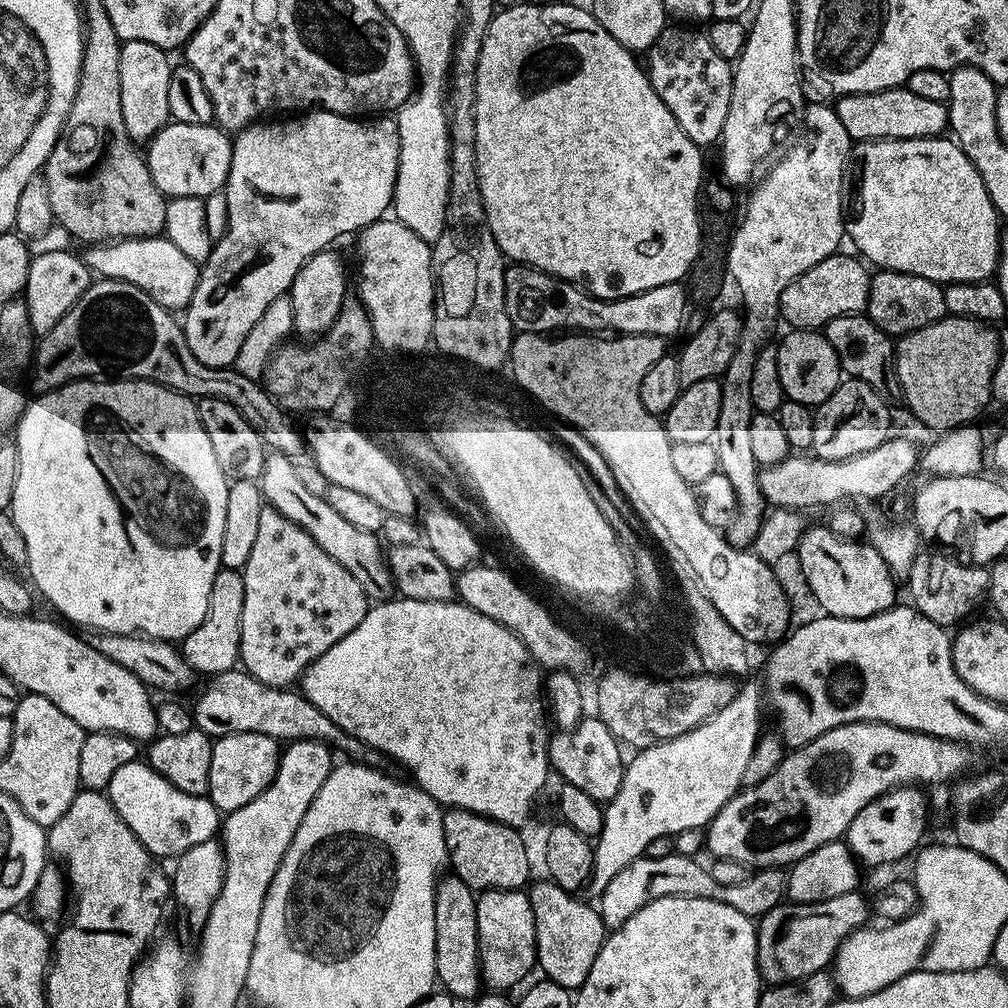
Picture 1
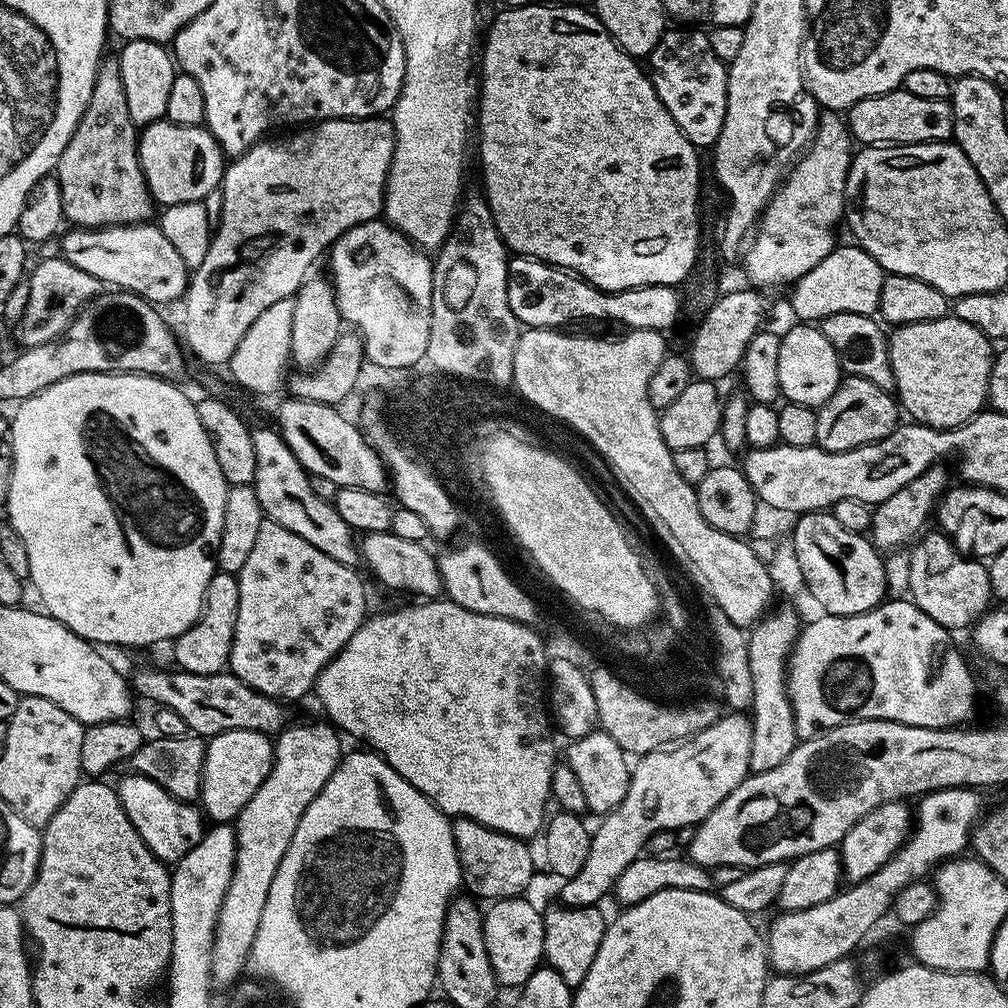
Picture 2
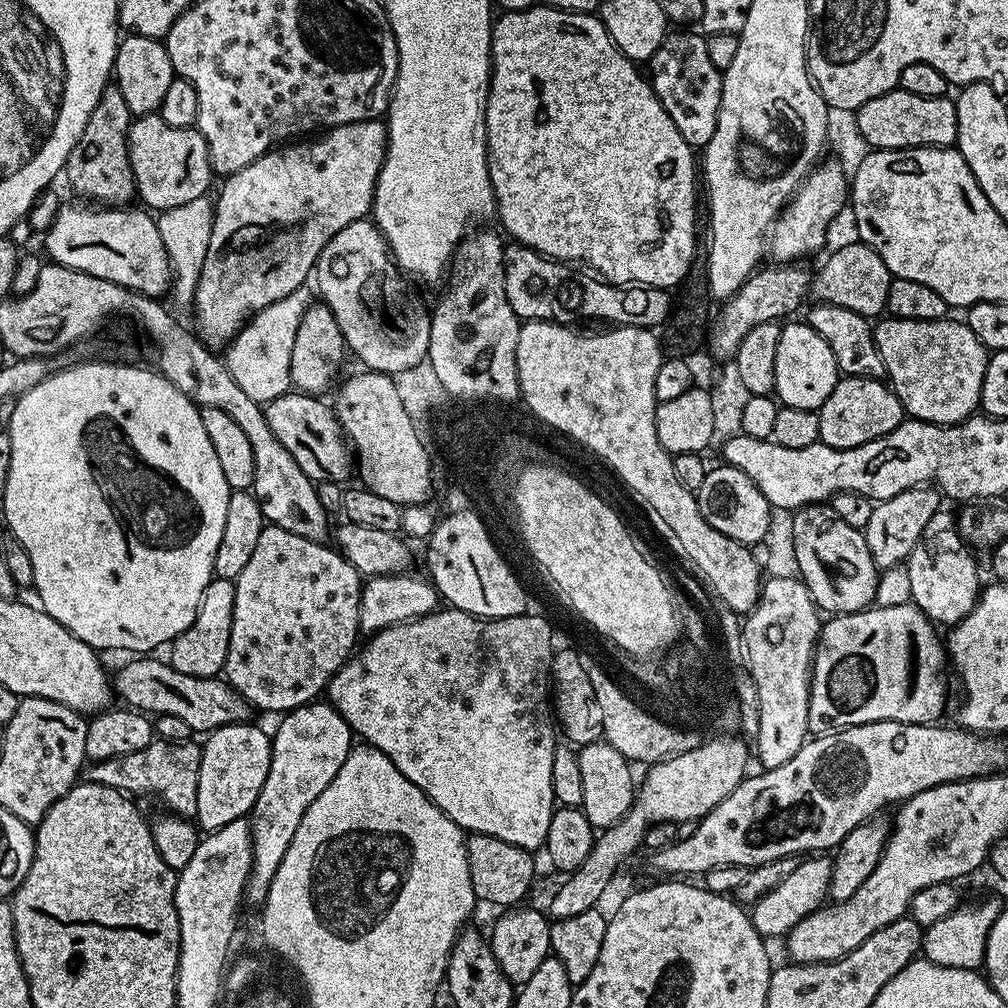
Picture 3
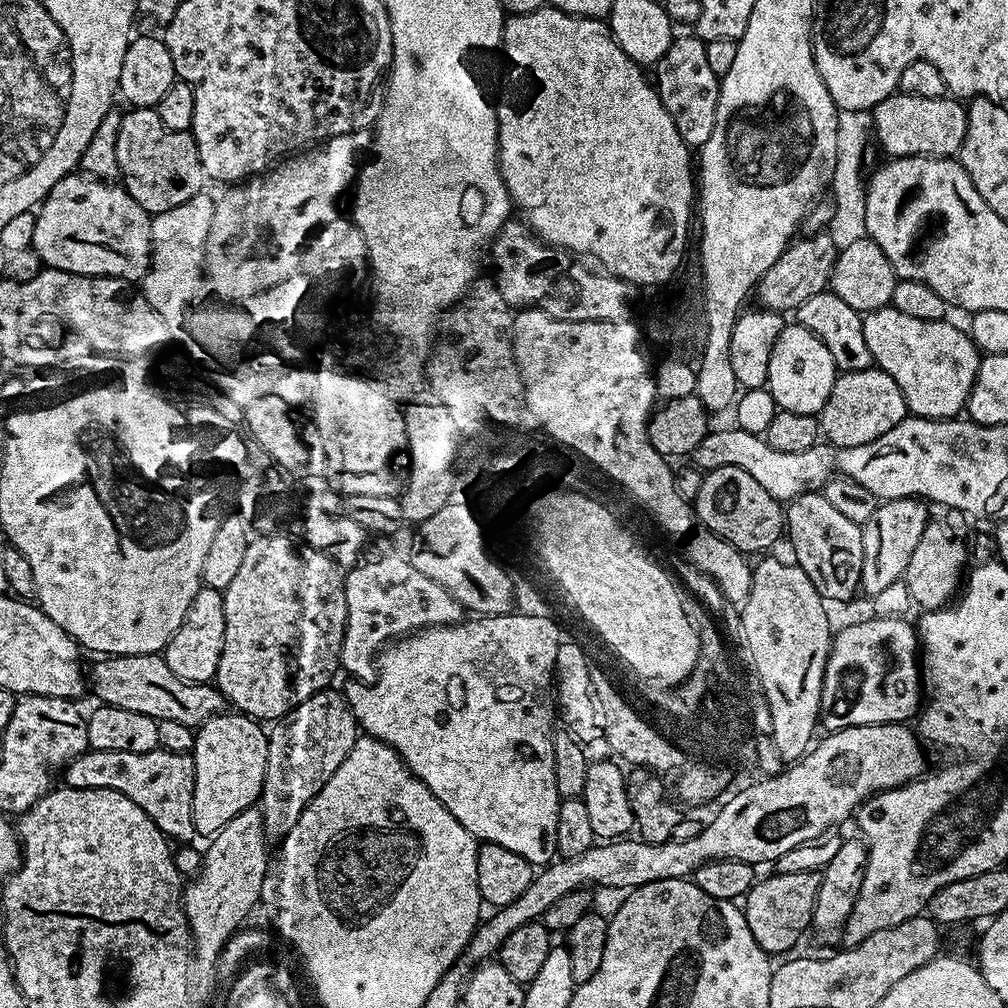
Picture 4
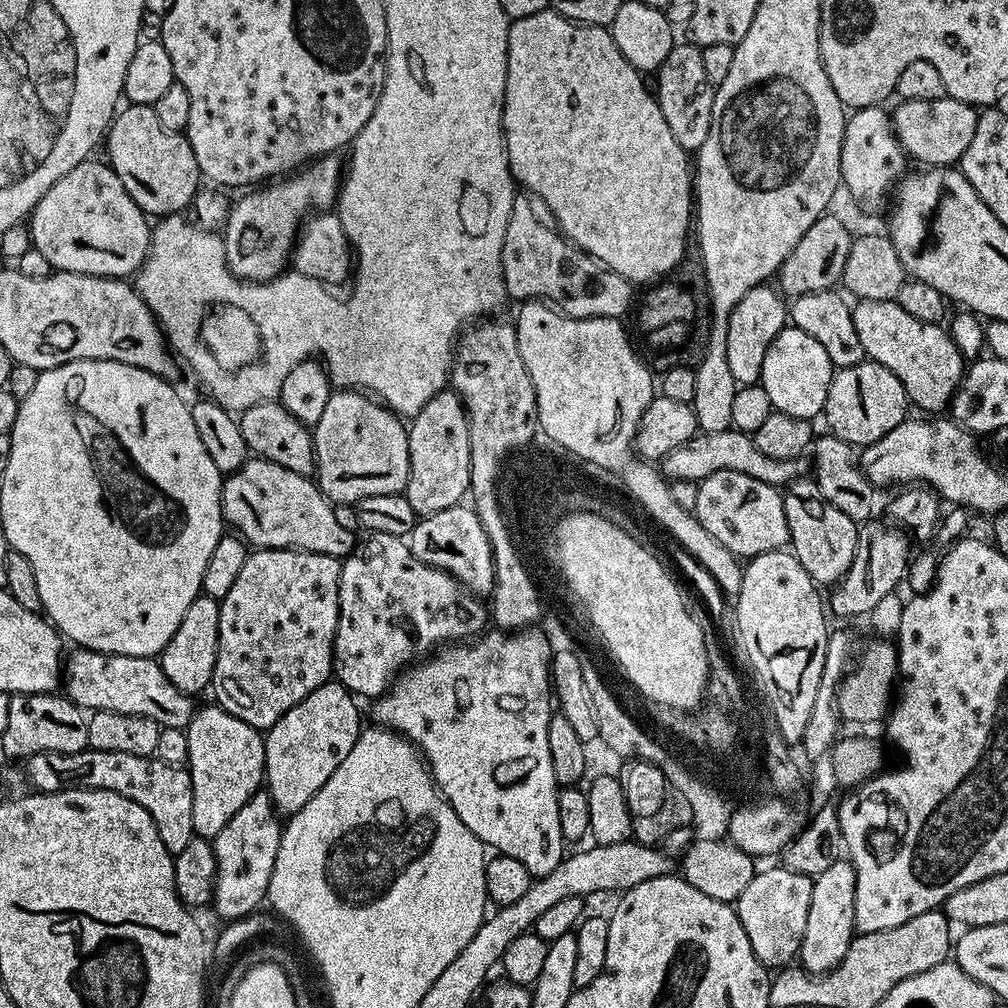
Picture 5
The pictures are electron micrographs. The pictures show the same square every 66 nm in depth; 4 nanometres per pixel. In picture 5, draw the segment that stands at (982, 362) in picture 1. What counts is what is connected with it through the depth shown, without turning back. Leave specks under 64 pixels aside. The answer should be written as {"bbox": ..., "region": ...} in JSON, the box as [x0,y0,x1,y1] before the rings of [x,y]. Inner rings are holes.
{"bbox":[852,300,966,414],"region":[[[862,300],[853,307],[852,317],[854,326],[858,329],[858,338],[862,341],[862,350],[867,359],[873,360],[875,364],[886,366],[898,382],[906,390],[909,401],[921,408],[924,414],[940,414],[952,403],[952,396],[959,386],[960,380],[966,371],[966,357],[958,350],[958,346],[952,340],[951,331],[940,324],[930,322],[918,322],[898,306],[895,300]]]}

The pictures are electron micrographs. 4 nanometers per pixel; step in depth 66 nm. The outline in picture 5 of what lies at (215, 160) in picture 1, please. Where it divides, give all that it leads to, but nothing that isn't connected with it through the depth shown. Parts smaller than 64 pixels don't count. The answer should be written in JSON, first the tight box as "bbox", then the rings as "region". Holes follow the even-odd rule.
{"bbox":[106,104,202,218],"region":[[[128,104],[121,107],[106,133],[106,148],[108,144],[107,163],[112,165],[114,174],[122,178],[122,186],[126,186],[126,194],[134,198],[134,202],[142,211],[152,218],[163,218],[183,213],[184,207],[195,201],[197,192],[202,188],[202,177],[198,158],[194,158],[194,150],[190,146],[187,135],[166,130],[162,122],[158,122],[155,107],[150,104]]]}

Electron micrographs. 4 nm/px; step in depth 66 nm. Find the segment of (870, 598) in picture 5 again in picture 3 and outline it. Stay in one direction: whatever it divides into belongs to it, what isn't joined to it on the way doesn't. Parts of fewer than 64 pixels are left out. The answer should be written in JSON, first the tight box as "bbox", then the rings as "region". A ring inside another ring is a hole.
{"bbox":[862,486,942,570],"region":[[[921,486],[902,490],[902,494],[894,494],[894,498],[881,500],[873,507],[870,522],[866,522],[862,531],[877,569],[887,570],[905,563],[915,544],[920,540],[923,528],[942,508],[940,500],[942,501],[941,493],[935,487]]]}

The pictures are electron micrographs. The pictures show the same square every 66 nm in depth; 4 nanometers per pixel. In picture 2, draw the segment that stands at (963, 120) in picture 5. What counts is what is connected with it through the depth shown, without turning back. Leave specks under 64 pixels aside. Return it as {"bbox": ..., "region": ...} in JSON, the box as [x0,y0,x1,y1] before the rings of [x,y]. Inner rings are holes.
{"bbox":[846,90,952,146],"region":[[[897,90],[878,94],[874,98],[862,98],[853,108],[847,109],[846,123],[852,139],[860,146],[887,146],[890,144],[939,144],[952,140],[952,105],[948,100],[918,98],[914,94]]]}

